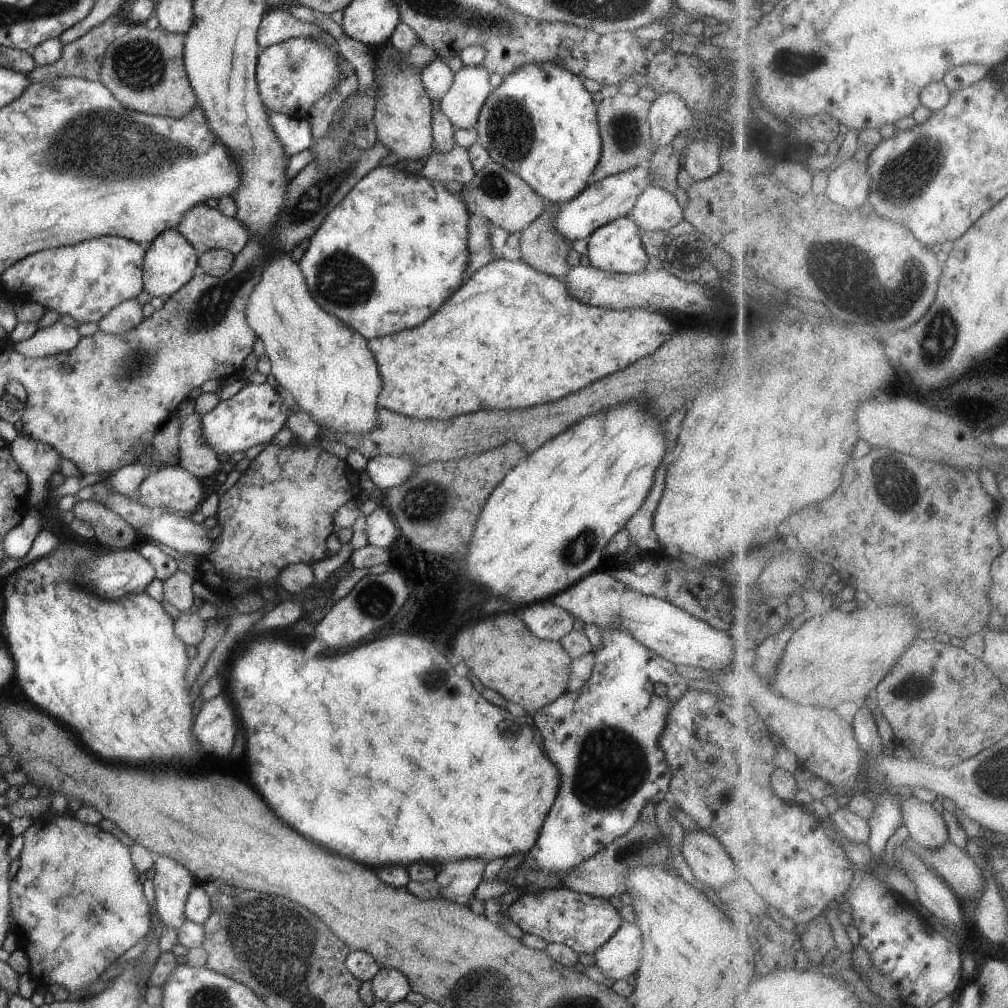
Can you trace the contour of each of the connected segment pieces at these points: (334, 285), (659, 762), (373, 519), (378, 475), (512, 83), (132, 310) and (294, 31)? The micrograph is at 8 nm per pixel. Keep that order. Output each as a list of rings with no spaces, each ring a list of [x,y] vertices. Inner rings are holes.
[[[378,165],[324,217],[310,238],[310,246],[300,258],[310,294],[318,306],[366,340],[416,328],[438,311],[467,279],[470,215],[462,194],[450,192],[443,182],[410,174],[396,165]]]
[[[617,629],[600,630],[603,635],[603,647],[599,652],[593,653],[594,664],[593,673],[590,675],[588,682],[574,692],[566,692],[560,695],[554,702],[547,704],[540,710],[531,714],[532,721],[539,730],[541,745],[546,752],[546,756],[550,756],[550,760],[554,762],[554,766],[560,770],[560,788],[558,788],[558,796],[554,800],[554,806],[550,810],[550,814],[544,820],[542,832],[538,836],[538,840],[534,846],[525,854],[524,862],[518,866],[519,872],[509,877],[505,882],[513,887],[520,888],[520,886],[528,886],[529,891],[526,893],[537,893],[544,889],[553,889],[562,887],[561,878],[574,867],[579,867],[581,862],[594,856],[599,850],[608,846],[612,841],[625,835],[639,820],[640,812],[646,804],[657,804],[662,799],[666,798],[669,792],[669,782],[671,779],[671,772],[668,763],[666,762],[664,751],[660,748],[660,739],[663,734],[665,724],[667,723],[667,714],[674,701],[677,701],[687,690],[688,684],[686,678],[679,674],[675,664],[668,662],[662,657],[656,656],[649,648],[640,644],[631,633],[618,631]]]
[[[378,503],[376,509],[365,516],[367,526],[367,541],[380,548],[389,548],[400,535],[399,528],[394,522],[388,508]]]
[[[382,455],[368,459],[365,471],[377,488],[383,491],[402,484],[416,469],[412,459]]]
[[[560,63],[525,64],[503,77],[500,86],[484,101],[477,118],[478,140],[484,143],[490,160],[519,176],[547,205],[560,204],[581,193],[593,181],[593,172],[600,160],[602,145],[597,107],[583,80]]]
[[[137,299],[121,302],[99,320],[99,330],[113,335],[129,331],[144,318],[142,308]]]
[[[288,7],[270,8],[263,16],[258,29],[257,43],[262,49],[281,43],[292,37],[309,36],[323,39],[326,44],[334,45],[336,40],[322,27],[315,23],[307,23],[292,16]]]

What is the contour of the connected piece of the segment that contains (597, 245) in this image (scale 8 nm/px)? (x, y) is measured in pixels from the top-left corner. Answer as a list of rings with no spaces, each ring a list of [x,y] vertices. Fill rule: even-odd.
[[[630,216],[620,217],[602,225],[588,238],[587,257],[590,266],[611,273],[637,273],[643,271],[648,265],[648,254],[641,241],[642,232],[634,219]]]

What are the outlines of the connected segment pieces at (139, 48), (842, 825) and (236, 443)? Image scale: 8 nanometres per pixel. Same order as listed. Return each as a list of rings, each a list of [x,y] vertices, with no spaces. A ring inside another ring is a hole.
[[[144,24],[130,25],[126,34],[120,35],[108,45],[101,64],[101,83],[108,87],[116,100],[120,100],[126,108],[158,116],[186,116],[186,112],[196,106],[196,96],[192,92],[193,88],[183,63],[184,39],[183,34],[168,32],[160,26],[147,30]]]
[[[841,803],[840,808],[832,815],[828,816],[837,829],[839,829],[850,844],[869,844],[873,833],[870,821],[862,818],[860,814],[852,812],[850,808]]]
[[[246,379],[244,386],[225,401],[220,401],[205,415],[201,414],[202,436],[217,455],[246,451],[251,446],[267,445],[287,424],[291,413],[289,400],[280,397],[277,390],[269,383],[256,384]]]

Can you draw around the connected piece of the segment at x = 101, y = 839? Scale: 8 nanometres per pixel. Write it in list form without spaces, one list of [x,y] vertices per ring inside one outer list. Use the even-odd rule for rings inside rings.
[[[71,813],[48,814],[34,819],[24,836],[24,845],[20,853],[19,870],[11,878],[9,886],[9,903],[11,916],[13,917],[13,929],[19,937],[20,947],[27,954],[31,967],[28,973],[38,982],[41,989],[46,989],[52,984],[60,984],[70,992],[71,996],[86,997],[86,989],[97,981],[98,976],[108,968],[122,960],[125,952],[128,952],[135,944],[144,939],[151,929],[151,908],[143,893],[143,886],[140,884],[140,876],[137,868],[131,859],[131,852],[128,846],[124,846],[118,838],[114,838],[110,832],[102,830],[100,826],[90,826],[78,822]]]

